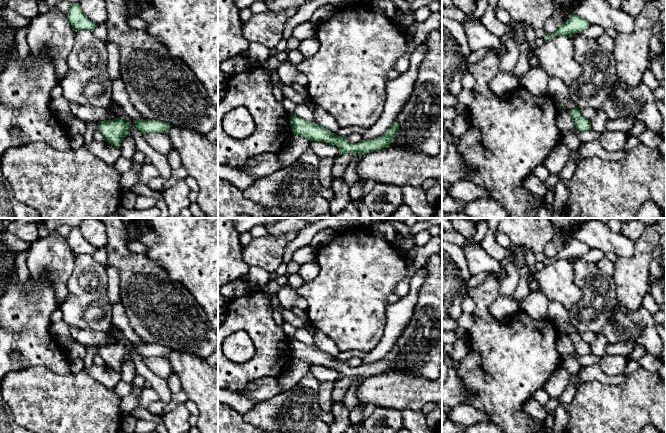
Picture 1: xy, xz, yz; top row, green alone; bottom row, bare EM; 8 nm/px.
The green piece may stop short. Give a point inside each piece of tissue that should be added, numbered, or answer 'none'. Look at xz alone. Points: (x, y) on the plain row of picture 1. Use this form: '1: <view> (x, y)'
none

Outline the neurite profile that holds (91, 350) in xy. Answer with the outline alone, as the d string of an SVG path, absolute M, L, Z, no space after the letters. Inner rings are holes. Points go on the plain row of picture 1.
M103 344L91 345L91 346L87 347L87 354L86 354L85 358L83 359L85 368L88 368L94 364L93 358L97 354L97 350L101 345L103 345Z

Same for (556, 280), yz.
M551 261L536 273L535 279L538 292L544 294L549 301L559 302L568 312L583 296L582 289L574 282L572 261Z

